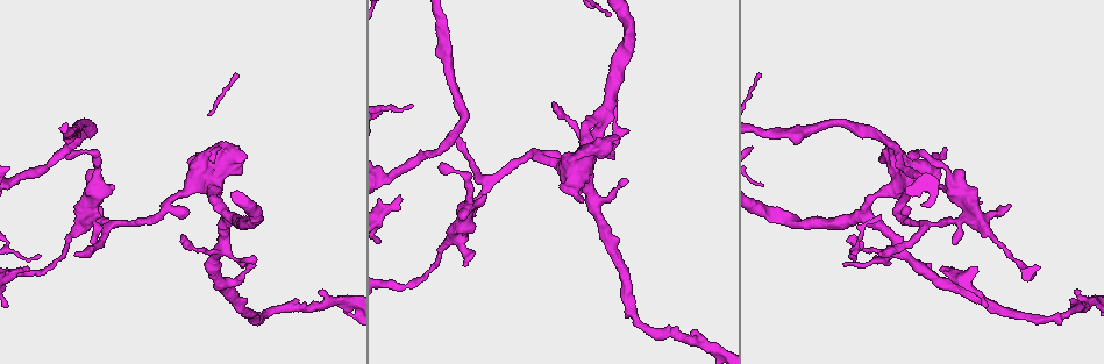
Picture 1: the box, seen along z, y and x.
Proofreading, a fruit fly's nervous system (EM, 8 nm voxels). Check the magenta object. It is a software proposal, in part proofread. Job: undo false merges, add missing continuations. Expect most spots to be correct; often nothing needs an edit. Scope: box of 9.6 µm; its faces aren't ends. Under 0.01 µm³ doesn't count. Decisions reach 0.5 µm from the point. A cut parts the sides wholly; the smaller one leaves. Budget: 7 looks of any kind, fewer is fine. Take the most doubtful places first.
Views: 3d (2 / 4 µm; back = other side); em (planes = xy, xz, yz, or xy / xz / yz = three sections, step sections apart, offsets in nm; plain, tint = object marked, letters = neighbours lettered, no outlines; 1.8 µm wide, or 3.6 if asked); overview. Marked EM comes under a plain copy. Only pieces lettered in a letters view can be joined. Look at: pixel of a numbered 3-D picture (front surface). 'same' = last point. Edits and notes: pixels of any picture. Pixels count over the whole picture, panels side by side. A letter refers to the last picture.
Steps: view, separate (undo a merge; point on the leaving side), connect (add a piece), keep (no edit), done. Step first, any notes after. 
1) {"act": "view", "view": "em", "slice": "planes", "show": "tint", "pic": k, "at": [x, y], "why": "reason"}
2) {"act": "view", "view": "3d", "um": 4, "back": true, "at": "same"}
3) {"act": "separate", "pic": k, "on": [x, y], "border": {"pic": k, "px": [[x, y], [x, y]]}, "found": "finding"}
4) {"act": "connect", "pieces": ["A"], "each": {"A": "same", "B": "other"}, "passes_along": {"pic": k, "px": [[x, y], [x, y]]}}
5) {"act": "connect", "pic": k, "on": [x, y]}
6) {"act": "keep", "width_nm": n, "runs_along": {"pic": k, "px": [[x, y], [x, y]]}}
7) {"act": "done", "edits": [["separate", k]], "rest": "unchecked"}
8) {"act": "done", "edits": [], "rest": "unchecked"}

{"act": "view", "view": "3d", "um": 2, "pic": 1, "at": [28, 271]}

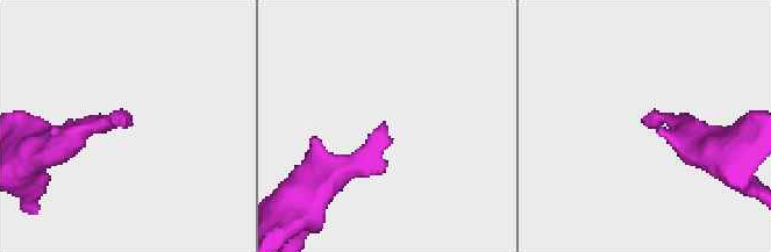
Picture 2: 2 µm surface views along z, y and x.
{"act": "view", "view": "em", "slice": "planes", "show": "tint", "pic": 2, "at": [643, 123], "why": "shape alone is not enough"}

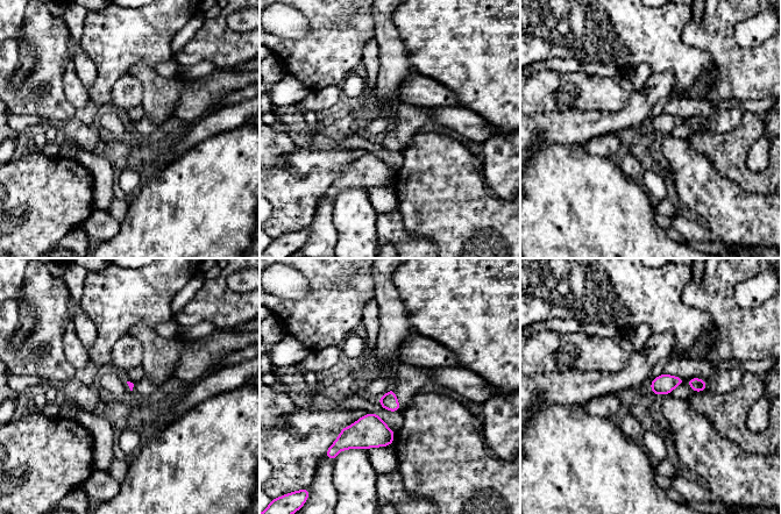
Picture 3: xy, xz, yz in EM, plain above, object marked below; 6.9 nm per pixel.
{"act": "view", "view": "em", "slice": "planes", "show": "letters", "at": "same"}

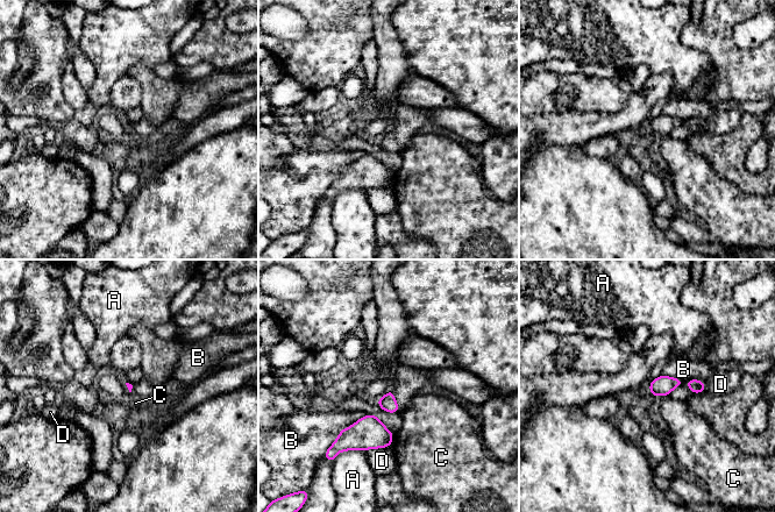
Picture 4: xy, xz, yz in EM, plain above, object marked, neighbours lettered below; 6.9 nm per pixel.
{"act": "keep", "each": {"A": "other", "B": "other", "C": "other", "D": "other"}, "border": {"pic": 4, "px": [[393, 434], [390, 445]]}, "found": "none of them fits"}

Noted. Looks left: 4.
{"act": "view", "view": "em", "slice": "yz", "step": 8, "show": "letters", "pic": 1, "at": [89, 220]}

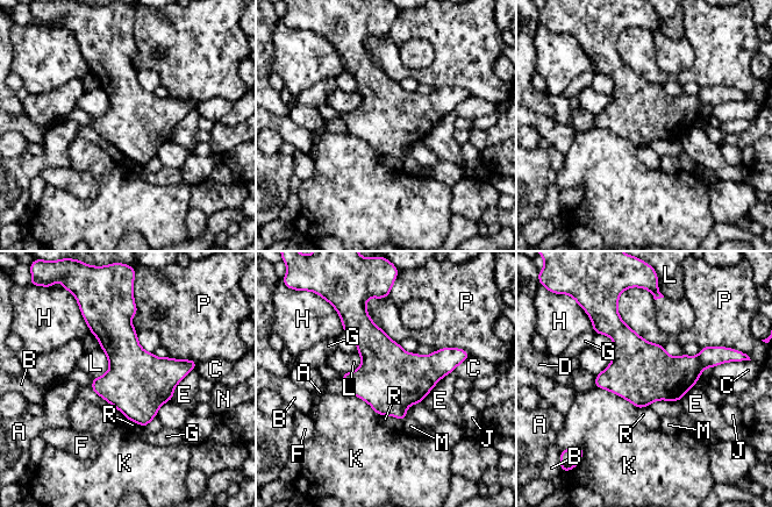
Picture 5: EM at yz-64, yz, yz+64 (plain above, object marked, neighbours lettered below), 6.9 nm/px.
{"act": "keep", "longest_contact_nm": ["K", 320], "each": {"A": "other", "B": "other", "C": "other", "D": "other", "E": "other", "F": "other", "G": "other", "H": "other", "J": "other", "K": "other", "L": "other", "M": "other", "N": "other", "P": "other", "R": "other"}, "border": {"pic": 5, "px": [[679, 400], [653, 400], [648, 406]]}, "found": "all the same neuron"}

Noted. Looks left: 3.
{"act": "view", "view": "3d", "um": 2, "pic": 1, "at": [879, 158], "why": "thick end"}

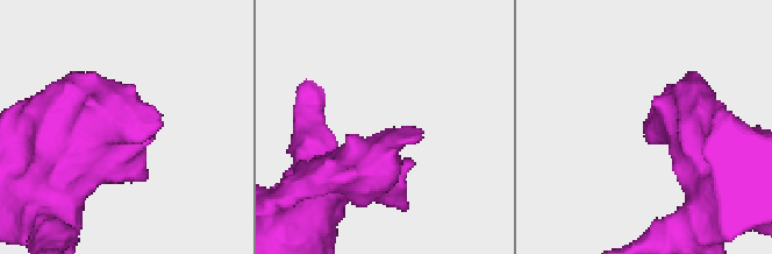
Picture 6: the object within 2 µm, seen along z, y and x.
{"act": "view", "view": "em", "slice": "planes", "show": "letters", "pic": 6, "at": [419, 132]}

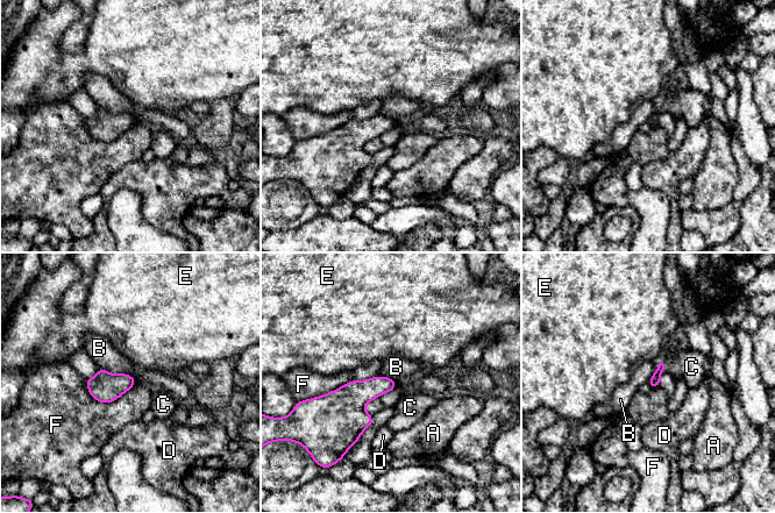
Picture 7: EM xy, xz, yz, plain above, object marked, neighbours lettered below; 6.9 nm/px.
{"act": "keep", "longest_contact_nm": ["F", 360], "each": {"A": "other", "B": "other", "C": "other", "D": "other", "E": "other", "F": "other"}, "border": {"pic": 7, "px": [[84, 378], [106, 403], [136, 382]]}, "found": "none of them fits"}

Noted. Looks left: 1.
{"act": "done", "edits": [], "rest": "unchecked"}

